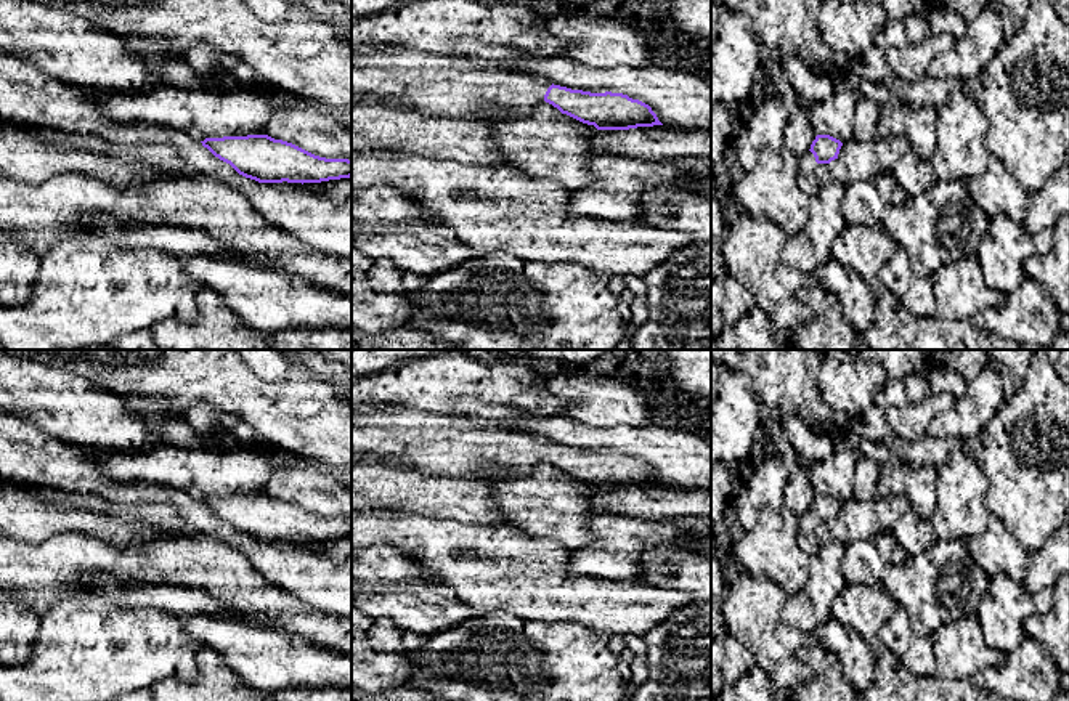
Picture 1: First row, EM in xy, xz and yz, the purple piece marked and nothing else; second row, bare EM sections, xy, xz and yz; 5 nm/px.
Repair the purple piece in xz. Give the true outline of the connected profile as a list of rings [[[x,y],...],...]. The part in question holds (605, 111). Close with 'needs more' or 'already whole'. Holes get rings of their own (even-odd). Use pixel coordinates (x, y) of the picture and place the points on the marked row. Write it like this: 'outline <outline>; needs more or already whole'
outline [[[551,85],[544,101],[583,124],[597,130],[629,130],[663,125],[652,107],[623,93],[591,93]]]; already whole

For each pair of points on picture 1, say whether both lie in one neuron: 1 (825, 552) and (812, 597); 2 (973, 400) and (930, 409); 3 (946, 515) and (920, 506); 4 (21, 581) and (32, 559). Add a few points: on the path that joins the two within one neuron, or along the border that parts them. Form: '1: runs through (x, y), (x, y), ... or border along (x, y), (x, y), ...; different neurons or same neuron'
1: runs through (825, 563), (825, 581), (822, 586); same neuron
2: border along (957, 400), (949, 409), (933, 419), (928, 432); different neurons
3: border along (938, 474), (936, 509), (928, 517), (920, 518); different neurons
4: runs through (26, 576), (32, 570), (32, 563); same neuron

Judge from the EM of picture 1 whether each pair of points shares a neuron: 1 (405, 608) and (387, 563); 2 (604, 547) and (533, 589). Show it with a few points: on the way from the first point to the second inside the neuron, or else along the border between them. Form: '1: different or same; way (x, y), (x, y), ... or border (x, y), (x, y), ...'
1: same; way (400, 594), (394, 587), (376, 584), (376, 578)
2: different; border (570, 554), (569, 576), (596, 575), (604, 578)

